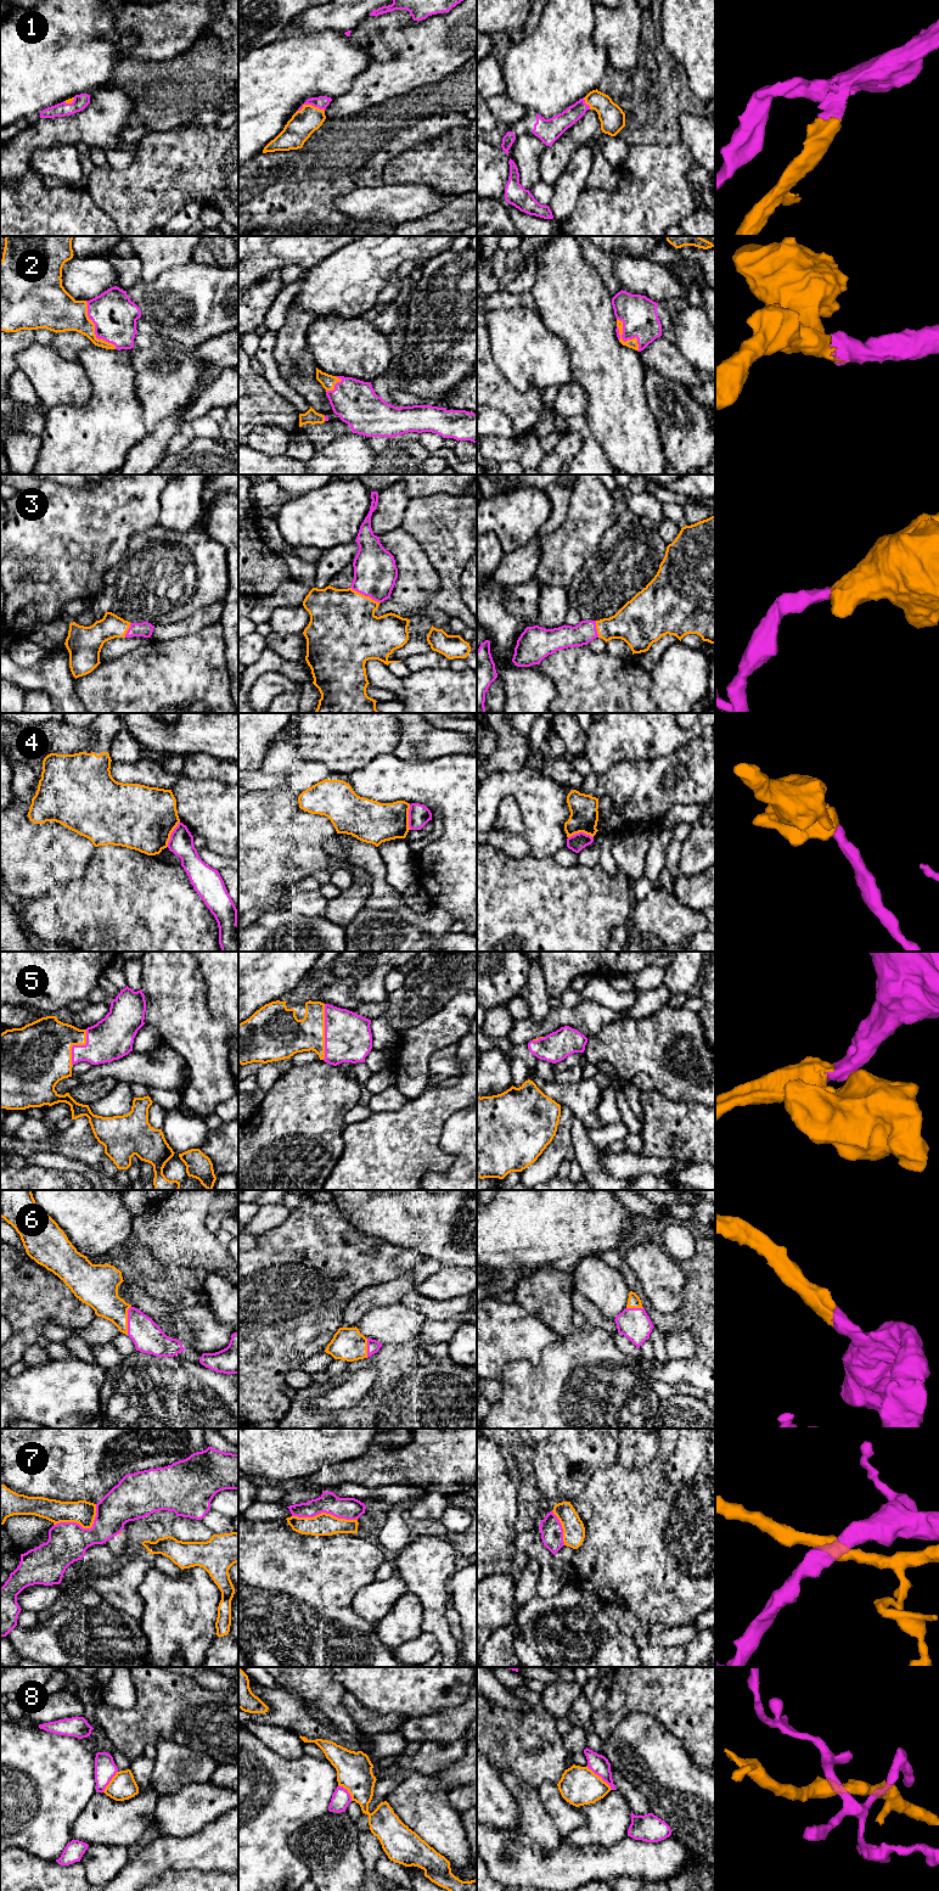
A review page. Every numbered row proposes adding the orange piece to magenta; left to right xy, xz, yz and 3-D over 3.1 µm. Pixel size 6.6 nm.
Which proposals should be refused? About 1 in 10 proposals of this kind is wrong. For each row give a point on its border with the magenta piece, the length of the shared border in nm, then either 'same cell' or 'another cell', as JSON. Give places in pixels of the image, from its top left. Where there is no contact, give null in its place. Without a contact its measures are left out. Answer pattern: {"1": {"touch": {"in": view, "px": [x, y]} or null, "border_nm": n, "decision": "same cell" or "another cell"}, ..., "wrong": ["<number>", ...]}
{"1": {"touch": {"in": "xz", "px": [310, 104]}, "border_nm": 180, "decision": "same cell"}, "2": {"touch": {"in": "yz", "px": [625, 341]}, "border_nm": 260, "decision": "same cell"}, "3": {"touch": {"in": "xz", "px": [365, 595]}, "border_nm": 220, "decision": "same cell"}, "4": {"touch": {"in": "xz", "px": [409, 817]}, "border_nm": 170, "decision": "another cell"}, "5": {"touch": {"in": "xz", "px": [325, 1032]}, "border_nm": 360, "decision": "same cell"}, "6": {"touch": {"in": "xy", "px": [128, 1320]}, "border_nm": 190, "decision": "same cell"}, "7": {"touch": {"in": "xz", "px": [325, 1511]}, "border_nm": 440, "decision": "another cell"}, "8": {"touch": {"in": "yz", "px": [600, 1776]}, "border_nm": 240, "decision": "another cell"}, "wrong": ["4", "7", "8"]}

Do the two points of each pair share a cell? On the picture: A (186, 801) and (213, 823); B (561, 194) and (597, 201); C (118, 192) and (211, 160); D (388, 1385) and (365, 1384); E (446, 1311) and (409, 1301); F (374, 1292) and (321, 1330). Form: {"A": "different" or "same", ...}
{"A": "same", "B": "different", "C": "same", "D": "different", "E": "same", "F": "different"}

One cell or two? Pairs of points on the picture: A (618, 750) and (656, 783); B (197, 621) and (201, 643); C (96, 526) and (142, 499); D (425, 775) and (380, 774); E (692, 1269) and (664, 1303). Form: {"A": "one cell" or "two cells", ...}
{"A": "two cells", "B": "two cells", "C": "one cell", "D": "one cell", "E": "two cells"}

